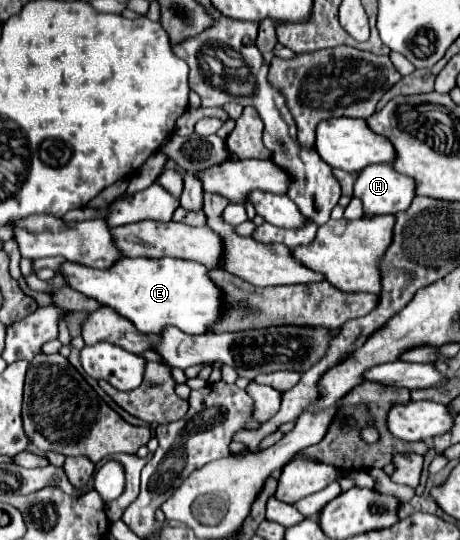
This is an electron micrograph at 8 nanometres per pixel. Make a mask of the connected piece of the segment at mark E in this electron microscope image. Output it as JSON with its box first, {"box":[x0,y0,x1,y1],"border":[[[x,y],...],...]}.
{"box":[58,259,222,335],"border":[[[118,259],[108,269],[88,269],[78,263],[64,261],[58,271],[66,285],[102,305],[112,307],[118,315],[126,317],[142,333],[160,333],[160,329],[174,325],[190,335],[204,335],[206,329],[220,319],[222,293],[216,283],[206,275],[208,269],[196,261],[184,259]]]}

